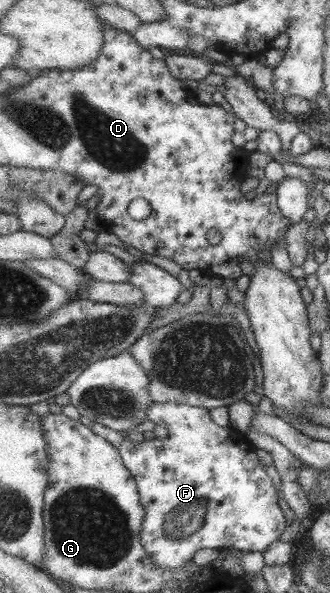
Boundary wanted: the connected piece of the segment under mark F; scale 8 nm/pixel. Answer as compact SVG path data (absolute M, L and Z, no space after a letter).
M153 403L152 408L149 409L148 417L154 424L164 426L168 430L168 437L161 440L154 438L153 440L137 444L131 443L126 439L119 448L124 458L125 467L132 472L133 477L136 479L138 490L140 491L140 501L146 508L146 519L142 532L144 547L152 555L154 563L162 569L185 568L193 560L197 550L203 550L203 548L216 548L218 550L227 548L239 551L265 552L287 530L287 518L285 518L285 512L279 506L277 488L275 488L271 476L267 474L265 466L259 462L257 448L246 438L245 434L240 433L233 426L219 427L215 424L211 420L209 411L207 408L191 406L187 403Z

